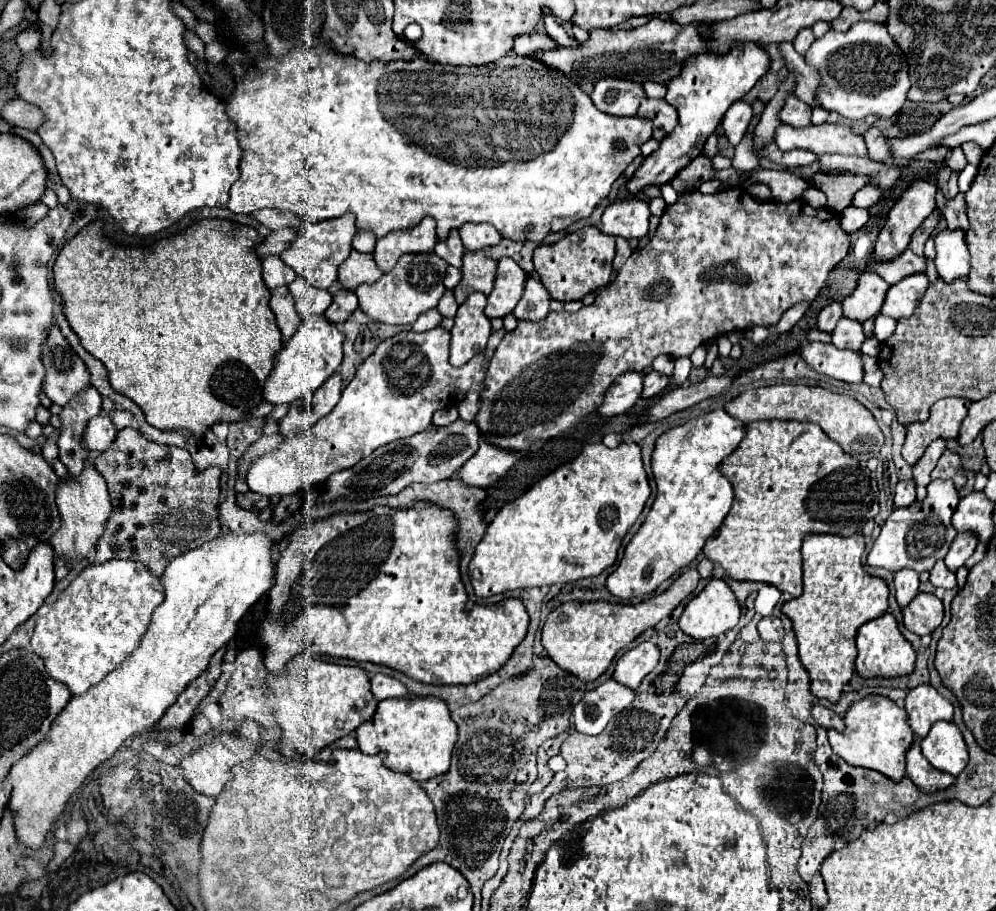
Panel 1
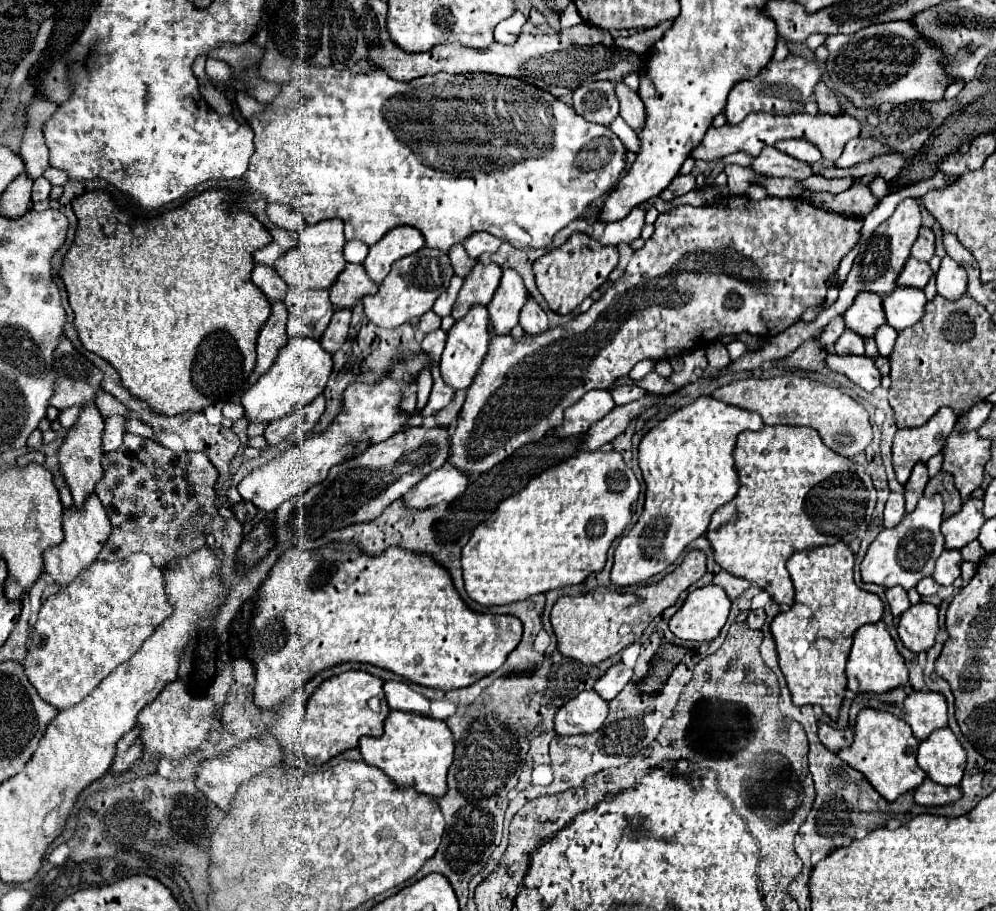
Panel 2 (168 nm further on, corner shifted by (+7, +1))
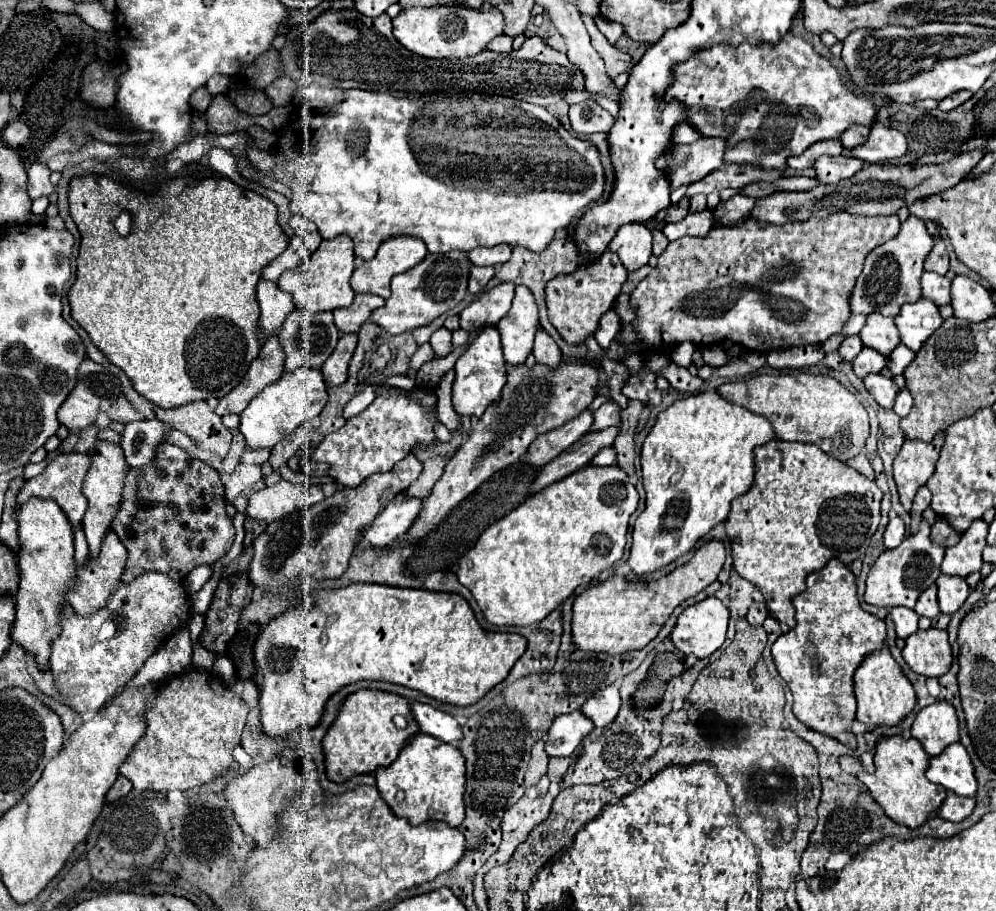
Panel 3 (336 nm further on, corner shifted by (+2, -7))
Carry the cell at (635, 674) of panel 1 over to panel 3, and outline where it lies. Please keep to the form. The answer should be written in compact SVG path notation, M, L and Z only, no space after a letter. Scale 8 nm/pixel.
M611 685L603 691L597 691L593 697L589 697L579 711L587 715L595 727L607 727L615 721L615 715L621 707L621 697L619 697L619 687Z

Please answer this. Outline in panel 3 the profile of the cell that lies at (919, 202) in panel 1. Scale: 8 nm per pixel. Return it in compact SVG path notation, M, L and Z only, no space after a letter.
M911 215L905 223L901 223L901 231L895 239L883 243L875 251L869 253L865 261L865 269L857 279L851 297L851 313L881 313L885 317L895 317L899 307L905 303L913 303L921 297L921 275L923 263L933 249L933 239L925 229L925 221Z

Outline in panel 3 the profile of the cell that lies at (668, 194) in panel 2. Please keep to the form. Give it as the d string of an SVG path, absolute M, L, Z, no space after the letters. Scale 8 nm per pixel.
M683 197L677 205L671 205L671 207L663 209L663 211L659 211L655 215L655 223L677 223L677 221L685 219L687 213L689 213L689 199Z

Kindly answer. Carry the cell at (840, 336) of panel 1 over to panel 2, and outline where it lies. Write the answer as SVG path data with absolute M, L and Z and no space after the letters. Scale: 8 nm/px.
M846 329L834 343L834 351L838 355L864 355L864 341L862 337L854 335L854 331Z

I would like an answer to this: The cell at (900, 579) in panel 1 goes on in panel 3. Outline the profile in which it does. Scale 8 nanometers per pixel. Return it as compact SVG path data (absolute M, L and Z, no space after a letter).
M893 607L891 609L891 617L895 623L895 633L899 639L907 639L909 635L913 635L917 631L917 613L913 609L907 607Z

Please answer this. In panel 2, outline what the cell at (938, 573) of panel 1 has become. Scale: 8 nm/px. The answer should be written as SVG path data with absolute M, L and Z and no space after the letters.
M926 577L926 579L920 579L920 581L918 581L916 589L918 589L920 595L934 595L940 587L938 587L938 583L934 583L932 577Z

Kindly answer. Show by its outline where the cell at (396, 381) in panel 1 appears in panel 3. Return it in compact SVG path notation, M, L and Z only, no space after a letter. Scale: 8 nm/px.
M279 481L271 487L263 487L249 497L247 515L255 521L273 523L293 511L307 509L323 501L321 485L293 485L289 481Z

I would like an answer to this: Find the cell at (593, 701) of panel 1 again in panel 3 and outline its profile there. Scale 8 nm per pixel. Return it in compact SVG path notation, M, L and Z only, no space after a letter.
M581 711L559 715L547 733L547 757L569 757L589 731L593 731L593 723Z

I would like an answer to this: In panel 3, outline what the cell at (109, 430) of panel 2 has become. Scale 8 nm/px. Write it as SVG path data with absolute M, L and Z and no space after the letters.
M133 421L125 425L121 447L125 451L125 459L129 467L143 467L155 459L161 443L167 441L171 427L163 421Z

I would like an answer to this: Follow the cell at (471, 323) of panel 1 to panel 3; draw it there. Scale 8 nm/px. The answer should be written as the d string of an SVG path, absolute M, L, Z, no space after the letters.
M495 327L483 329L471 347L455 363L455 383L453 383L453 407L463 417L483 417L491 403L501 399L501 389L507 383L507 363L503 359L501 337Z

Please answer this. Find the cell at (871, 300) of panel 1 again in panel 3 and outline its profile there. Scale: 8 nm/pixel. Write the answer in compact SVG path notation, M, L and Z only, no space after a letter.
M867 315L867 323L859 333L859 337L865 343L865 347L871 347L885 357L891 355L891 351L897 345L901 345L895 321L883 315Z

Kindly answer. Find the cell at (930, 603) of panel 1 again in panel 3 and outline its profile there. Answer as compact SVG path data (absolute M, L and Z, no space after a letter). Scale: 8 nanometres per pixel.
M927 629L917 631L905 641L903 659L911 667L911 671L923 677L943 677L953 663L951 645L947 641L947 631Z

